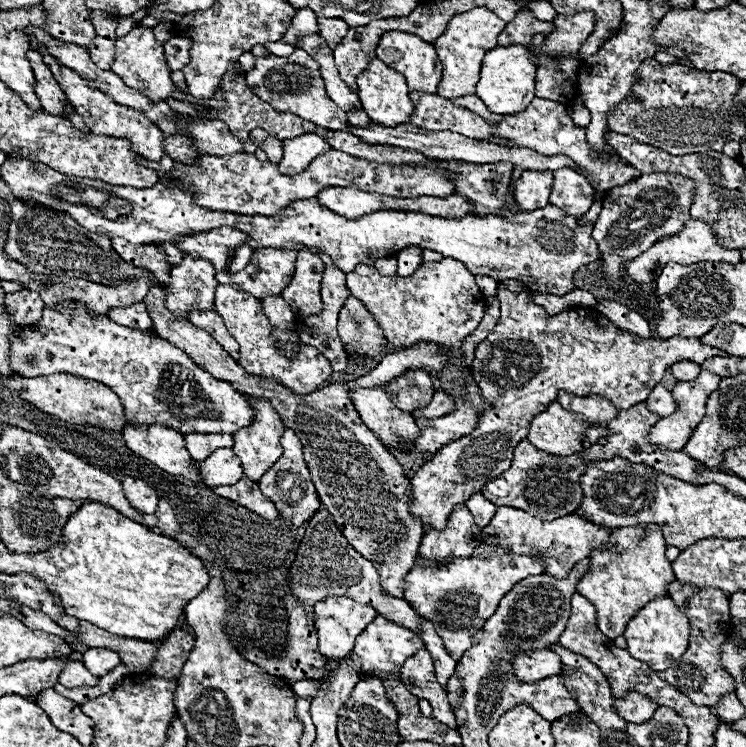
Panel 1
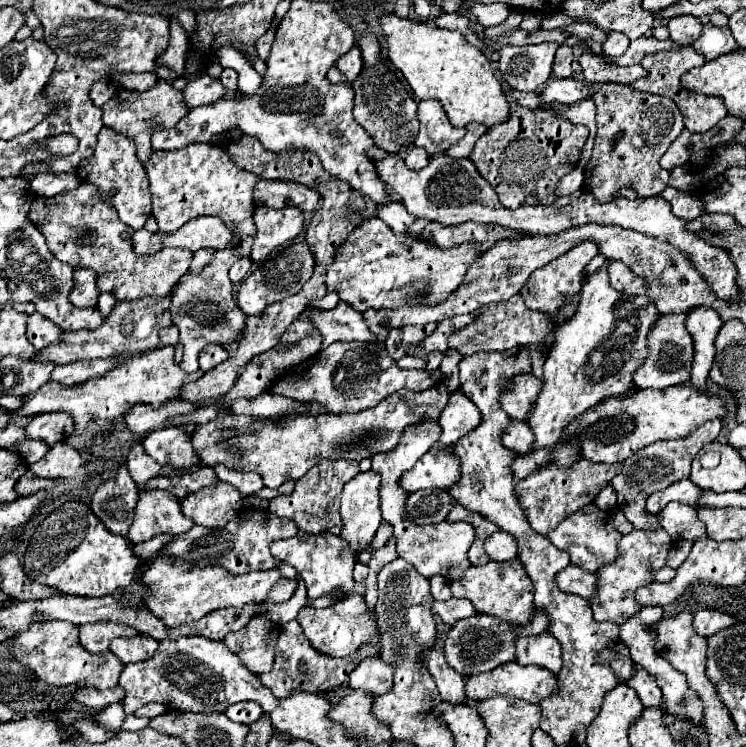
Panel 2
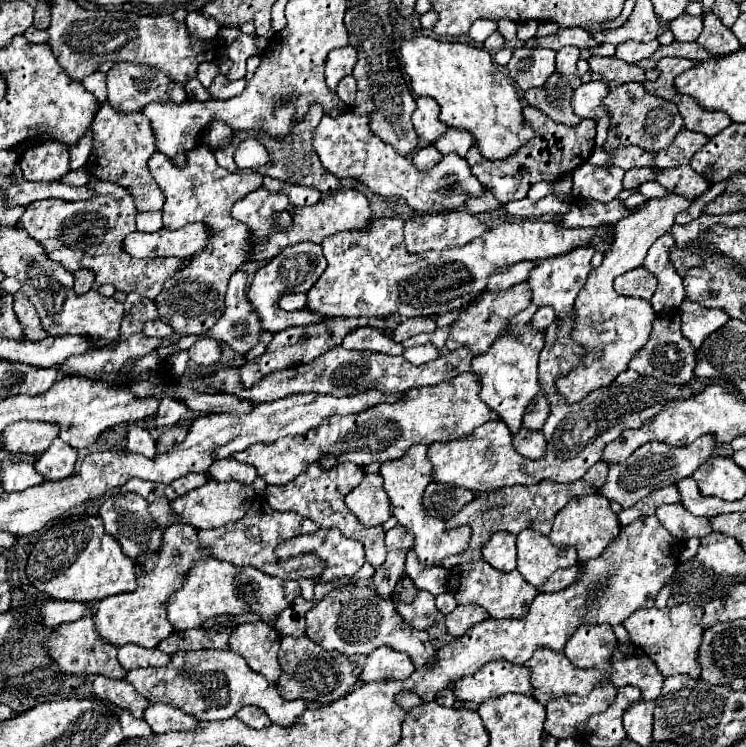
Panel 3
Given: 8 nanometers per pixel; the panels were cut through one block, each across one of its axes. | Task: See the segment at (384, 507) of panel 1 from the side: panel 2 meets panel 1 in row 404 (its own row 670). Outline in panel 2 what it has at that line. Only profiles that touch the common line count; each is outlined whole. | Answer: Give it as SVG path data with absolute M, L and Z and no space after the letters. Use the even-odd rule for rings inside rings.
M292 620L282 626L282 634L276 644L276 662L274 662L272 672L260 674L260 678L262 678L262 684L274 692L276 698L288 698L288 696L300 694L300 692L324 694L324 692L330 692L330 690L342 686L348 680L350 672L358 666L358 662L362 662L366 656L374 656L376 652L378 652L376 646L366 644L366 646L358 648L354 654L344 656L344 658L324 656L322 652L318 652L310 646L300 624L296 620Z

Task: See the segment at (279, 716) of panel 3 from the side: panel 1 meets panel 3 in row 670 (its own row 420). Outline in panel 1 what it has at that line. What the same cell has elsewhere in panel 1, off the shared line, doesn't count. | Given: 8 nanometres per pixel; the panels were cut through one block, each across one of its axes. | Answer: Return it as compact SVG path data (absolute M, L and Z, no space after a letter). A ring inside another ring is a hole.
M64 300L56 306L44 306L42 318L34 326L22 328L10 338L10 366L22 378L38 378L50 374L74 374L86 380L96 380L112 388L122 406L126 420L136 426L160 424L168 426L182 436L186 434L234 434L254 422L254 408L246 396L236 392L228 382L214 380L208 372L198 368L180 348L158 338L152 330L132 330L120 326L108 316L90 316L86 302Z

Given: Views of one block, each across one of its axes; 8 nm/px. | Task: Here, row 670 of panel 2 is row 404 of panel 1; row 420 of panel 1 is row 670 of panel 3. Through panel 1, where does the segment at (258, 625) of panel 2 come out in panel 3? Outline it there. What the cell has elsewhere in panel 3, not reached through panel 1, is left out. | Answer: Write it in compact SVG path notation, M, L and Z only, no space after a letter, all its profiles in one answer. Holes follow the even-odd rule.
M264 622L242 624L230 634L230 650L238 652L254 672L262 674L272 684L276 684L282 674L278 648L280 634L264 626Z

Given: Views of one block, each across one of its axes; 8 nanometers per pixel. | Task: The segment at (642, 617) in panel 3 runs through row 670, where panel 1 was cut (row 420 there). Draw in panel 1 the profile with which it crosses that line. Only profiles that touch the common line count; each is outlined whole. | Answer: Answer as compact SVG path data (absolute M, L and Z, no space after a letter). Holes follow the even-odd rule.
M702 370L694 382L676 382L672 394L678 402L678 412L658 420L650 432L650 442L658 444L660 448L682 450L690 432L694 430L694 424L702 420L706 400L714 388L718 388L718 384L720 376L708 370Z

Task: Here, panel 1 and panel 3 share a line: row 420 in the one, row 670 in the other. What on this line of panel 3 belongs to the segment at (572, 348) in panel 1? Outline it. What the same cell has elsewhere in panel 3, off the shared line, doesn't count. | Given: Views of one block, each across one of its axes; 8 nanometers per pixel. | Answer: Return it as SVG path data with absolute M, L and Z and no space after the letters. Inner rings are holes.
M498 658L482 666L476 674L468 674L458 682L454 682L452 692L456 700L462 700L462 702L472 700L476 704L482 704L488 698L502 696L508 692L530 696L532 694L530 668Z

